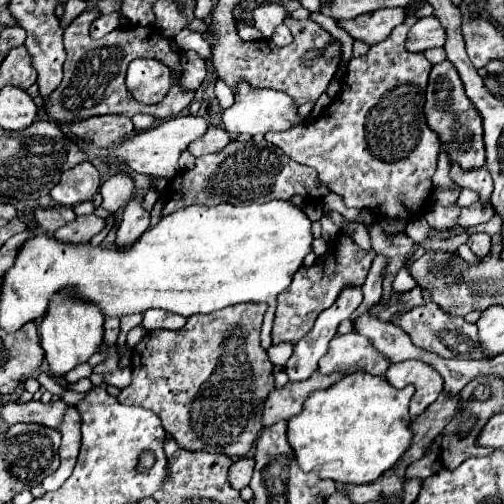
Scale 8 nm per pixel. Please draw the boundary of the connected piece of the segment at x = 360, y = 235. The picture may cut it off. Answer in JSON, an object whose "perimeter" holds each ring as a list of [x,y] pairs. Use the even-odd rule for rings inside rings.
{"perimeter":[[[346,220],[344,226],[342,227],[344,232],[350,232],[354,241],[366,252],[371,250],[371,240],[366,227],[360,223],[354,223],[352,221]]]}

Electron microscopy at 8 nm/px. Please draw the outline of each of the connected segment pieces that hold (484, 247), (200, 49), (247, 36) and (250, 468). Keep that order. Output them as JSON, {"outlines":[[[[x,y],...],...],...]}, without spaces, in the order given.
{"outlines":[[[[472,234],[468,238],[468,246],[476,256],[486,256],[490,252],[490,236],[488,234]]],[[[184,28],[176,38],[176,44],[182,48],[182,50],[194,50],[194,52],[198,52],[198,56],[202,58],[202,60],[210,60],[210,56],[212,56],[212,52],[210,52],[210,48],[208,48],[208,42],[204,40],[204,36],[200,34],[200,32],[192,32],[190,28]]],[[[237,18],[236,26],[238,29],[238,35],[246,42],[256,41],[263,38],[262,33],[253,25],[248,25],[243,18]]],[[[254,458],[236,460],[232,464],[232,468],[230,468],[230,484],[232,484],[232,488],[236,488],[236,490],[246,488],[250,484],[252,472],[254,472]]]]}

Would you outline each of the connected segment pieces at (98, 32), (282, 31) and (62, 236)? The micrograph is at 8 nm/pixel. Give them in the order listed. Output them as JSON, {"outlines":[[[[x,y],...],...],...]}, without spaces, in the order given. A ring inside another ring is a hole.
{"outlines":[[[[112,12],[112,14],[104,14],[104,16],[100,16],[94,24],[92,24],[92,30],[90,30],[90,36],[93,39],[100,39],[104,34],[108,34],[108,32],[112,32],[114,28],[118,28],[120,26],[120,12]]],[[[280,24],[280,26],[276,28],[274,36],[272,36],[272,42],[274,42],[276,46],[288,46],[288,44],[292,42],[292,32],[290,32],[290,28],[284,26],[284,24]]],[[[88,214],[88,216],[76,216],[76,220],[68,222],[66,226],[58,228],[54,232],[54,236],[58,240],[68,240],[68,242],[78,242],[78,240],[92,240],[92,236],[96,236],[102,228],[106,226],[106,222],[102,218],[98,218],[96,214]]]]}

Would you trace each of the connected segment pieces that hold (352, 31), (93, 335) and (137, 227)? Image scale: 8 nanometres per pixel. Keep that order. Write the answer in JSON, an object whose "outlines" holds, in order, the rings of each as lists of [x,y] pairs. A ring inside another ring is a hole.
{"outlines":[[[[382,8],[376,12],[360,14],[352,20],[340,20],[338,26],[344,28],[354,40],[366,44],[376,44],[384,40],[392,28],[404,22],[404,8]]],[[[56,296],[52,308],[48,308],[48,316],[40,322],[40,336],[50,374],[54,378],[64,378],[70,370],[88,362],[92,354],[100,352],[104,344],[104,318],[90,304],[76,304],[76,300],[68,300],[68,296]]],[[[136,194],[122,212],[122,224],[118,228],[118,236],[116,236],[116,244],[118,246],[128,246],[134,240],[138,240],[138,236],[150,226],[150,212],[144,210],[142,206],[142,196]]]]}

